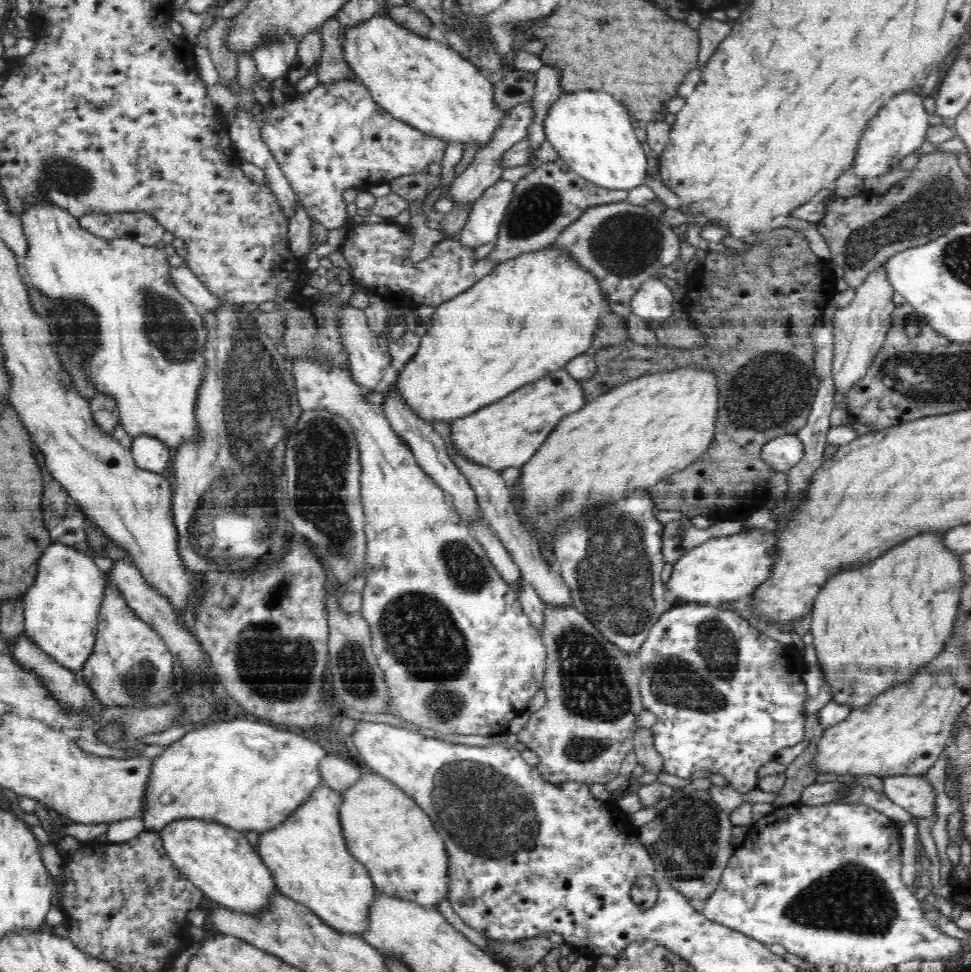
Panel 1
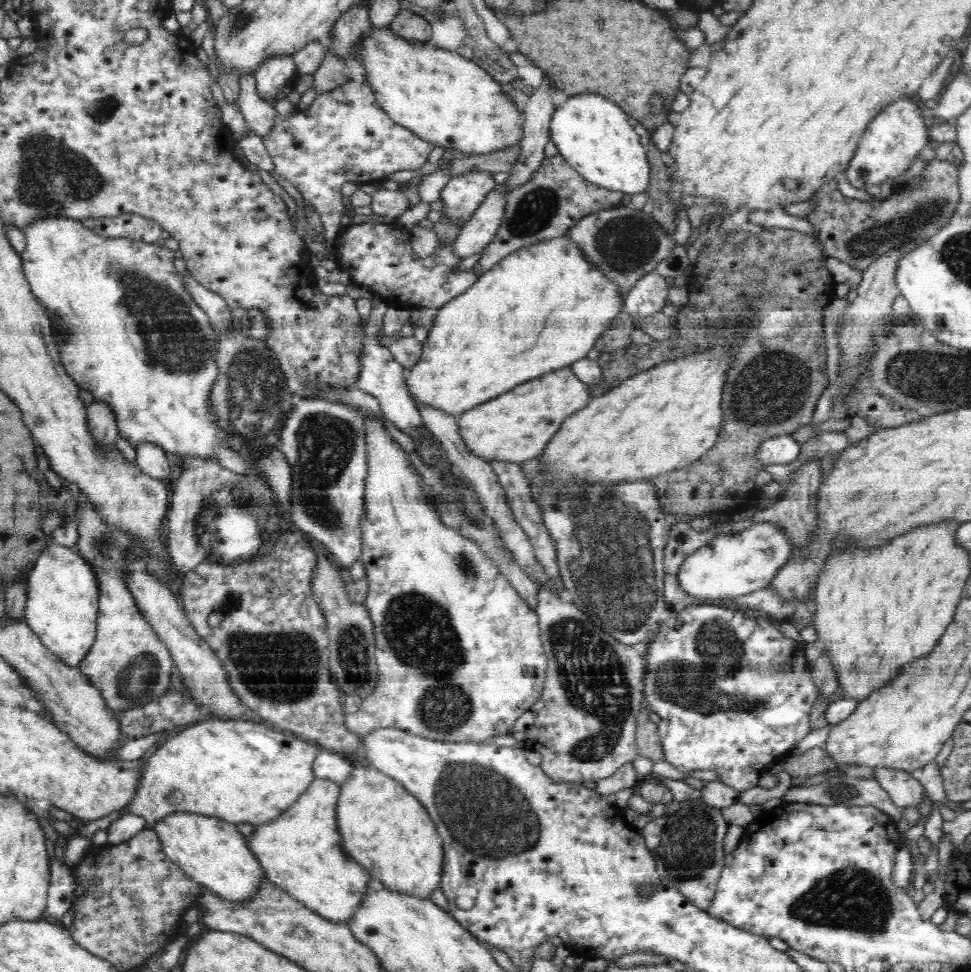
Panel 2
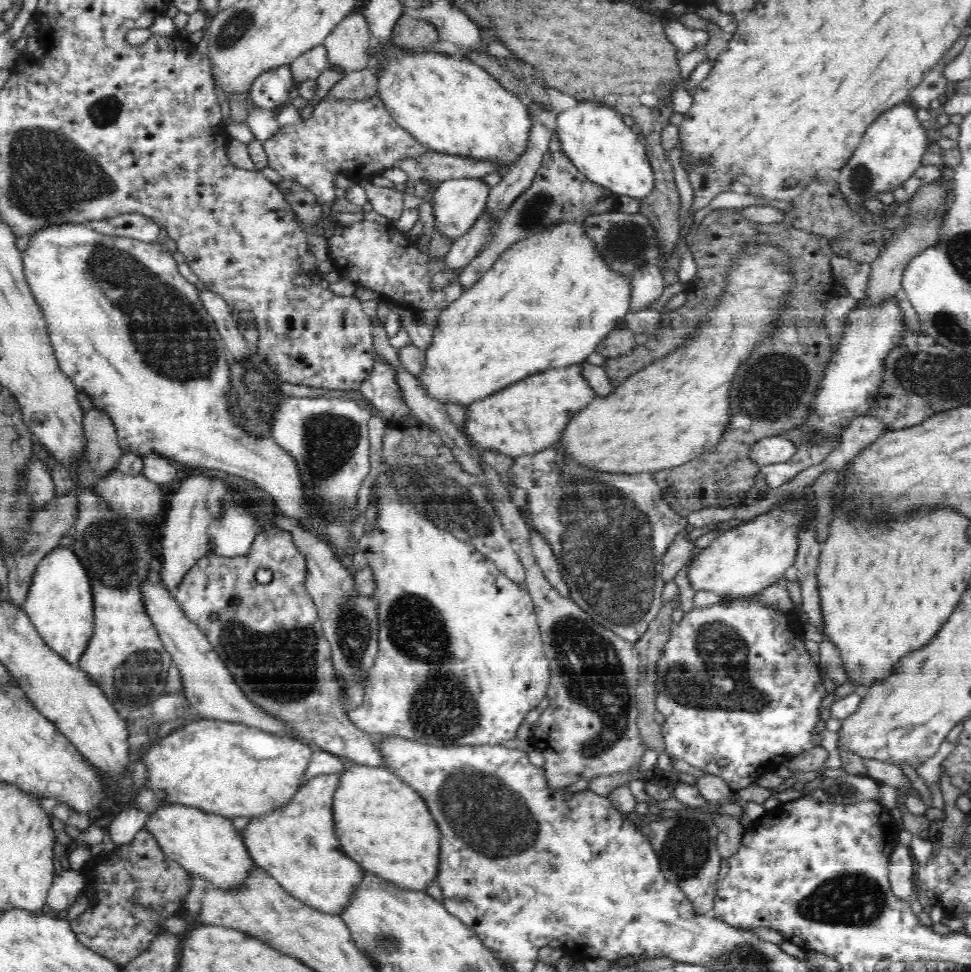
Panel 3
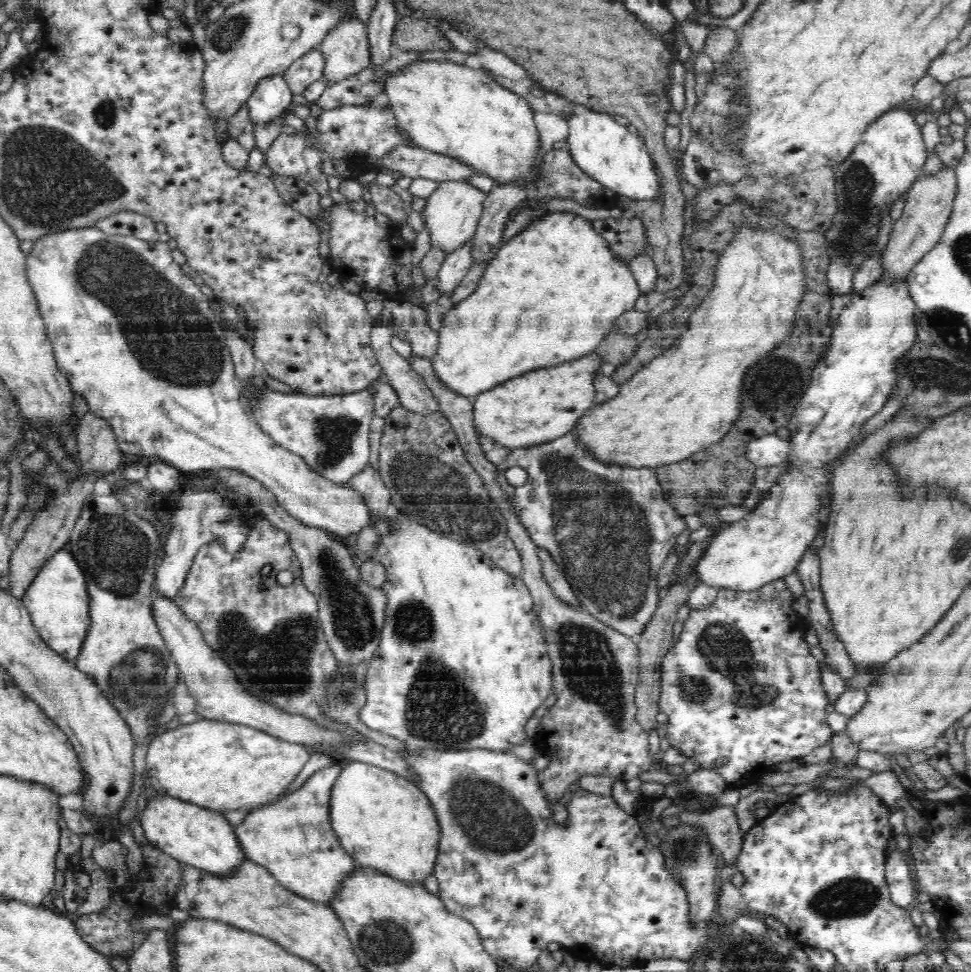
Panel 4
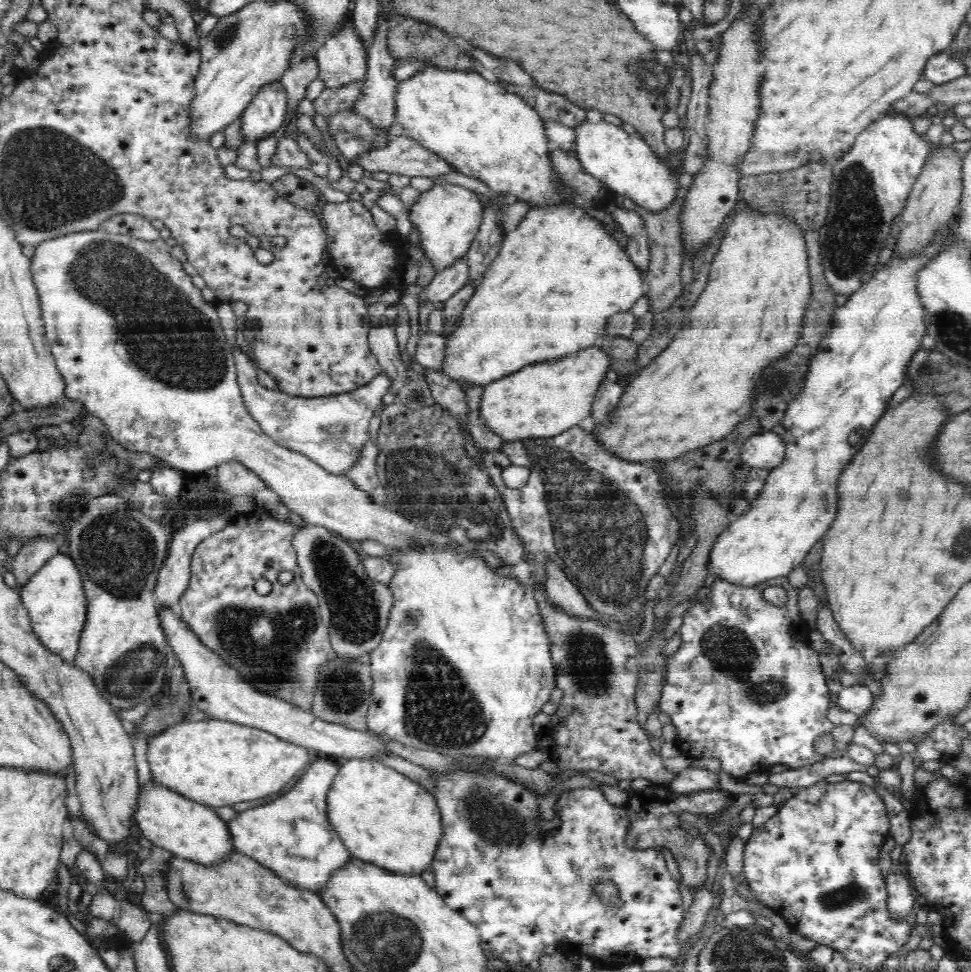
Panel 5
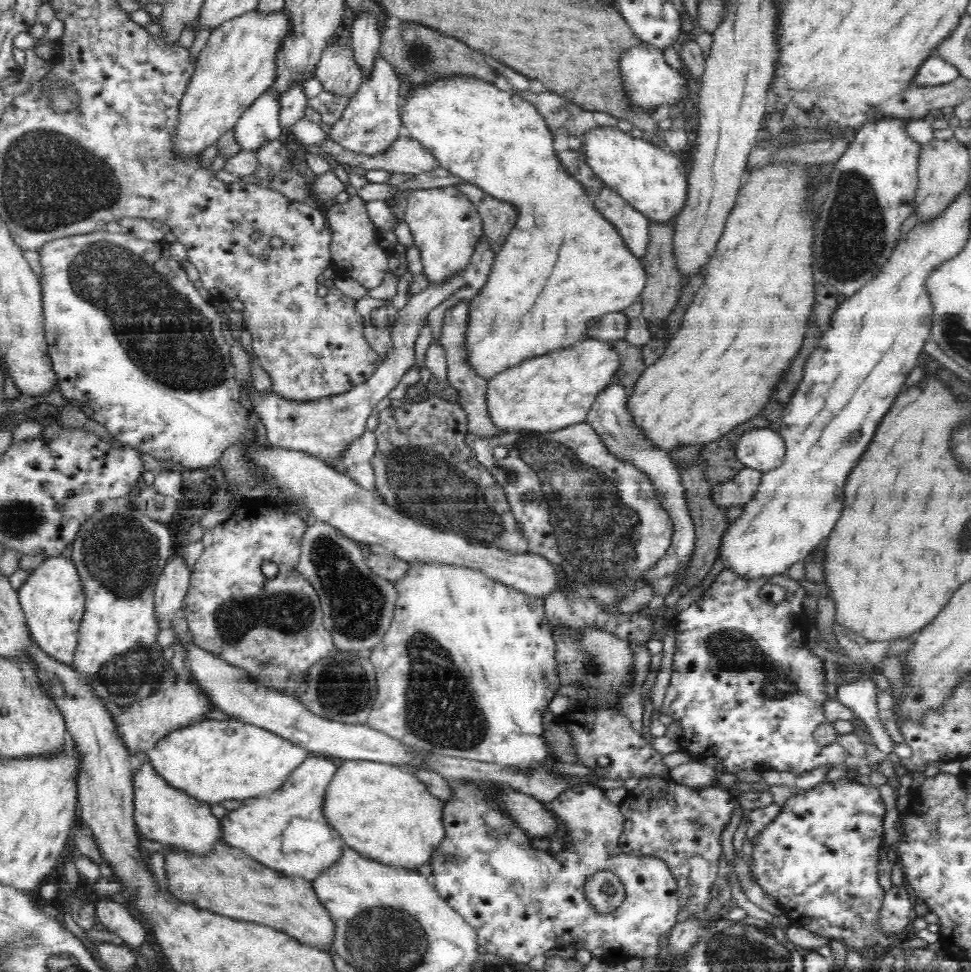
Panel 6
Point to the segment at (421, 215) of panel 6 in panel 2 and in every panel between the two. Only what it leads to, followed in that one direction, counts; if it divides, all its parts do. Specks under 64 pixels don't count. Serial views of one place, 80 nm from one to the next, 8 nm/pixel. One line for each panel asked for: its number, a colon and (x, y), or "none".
2: (462, 195)
3: (457, 203)
4: (452, 212)
5: (448, 217)

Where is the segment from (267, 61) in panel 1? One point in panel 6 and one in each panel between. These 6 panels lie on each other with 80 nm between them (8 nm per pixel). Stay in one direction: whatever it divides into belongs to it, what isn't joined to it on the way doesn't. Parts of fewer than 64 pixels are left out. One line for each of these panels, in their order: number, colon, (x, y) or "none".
2: (271, 77)
3: (271, 90)
4: (272, 97)
5: (262, 117)
6: (260, 124)

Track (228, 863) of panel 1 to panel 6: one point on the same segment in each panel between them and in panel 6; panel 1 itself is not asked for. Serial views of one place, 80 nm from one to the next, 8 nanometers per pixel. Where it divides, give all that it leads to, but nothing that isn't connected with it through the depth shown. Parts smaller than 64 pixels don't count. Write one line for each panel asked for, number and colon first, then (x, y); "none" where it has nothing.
2: (211, 851)
3: (208, 845)
4: (193, 835)
5: (184, 827)
6: (164, 814)

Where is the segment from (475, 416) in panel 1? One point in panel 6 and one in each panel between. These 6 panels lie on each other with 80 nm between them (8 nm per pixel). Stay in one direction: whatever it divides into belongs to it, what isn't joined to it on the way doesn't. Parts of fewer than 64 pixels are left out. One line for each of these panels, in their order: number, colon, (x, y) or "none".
2: (517, 425)
3: (533, 413)
4: (539, 406)
5: (549, 397)
6: (548, 393)

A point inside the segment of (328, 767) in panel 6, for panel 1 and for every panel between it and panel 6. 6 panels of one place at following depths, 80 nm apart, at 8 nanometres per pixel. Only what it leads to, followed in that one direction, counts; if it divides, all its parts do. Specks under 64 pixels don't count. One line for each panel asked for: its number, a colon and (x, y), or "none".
1: (307, 857)
2: (301, 852)
3: (296, 844)
4: (293, 839)
5: (264, 833)

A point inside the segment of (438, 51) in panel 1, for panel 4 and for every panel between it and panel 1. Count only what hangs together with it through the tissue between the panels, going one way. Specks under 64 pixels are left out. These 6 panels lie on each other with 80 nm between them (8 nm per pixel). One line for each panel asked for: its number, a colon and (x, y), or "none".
2: (446, 99)
3: (451, 105)
4: (448, 108)

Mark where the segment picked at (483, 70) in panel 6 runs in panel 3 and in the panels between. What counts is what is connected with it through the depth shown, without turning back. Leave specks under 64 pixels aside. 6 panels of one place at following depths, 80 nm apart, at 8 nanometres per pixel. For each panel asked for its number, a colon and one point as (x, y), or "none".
3: (409, 32)
4: (409, 34)
5: (410, 39)

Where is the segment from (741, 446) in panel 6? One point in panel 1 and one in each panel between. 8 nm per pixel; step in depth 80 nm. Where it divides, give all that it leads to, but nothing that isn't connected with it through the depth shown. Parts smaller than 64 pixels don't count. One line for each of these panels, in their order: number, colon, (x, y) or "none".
1: (782, 453)
2: (784, 449)
3: (773, 449)
4: (769, 450)
5: (767, 451)

